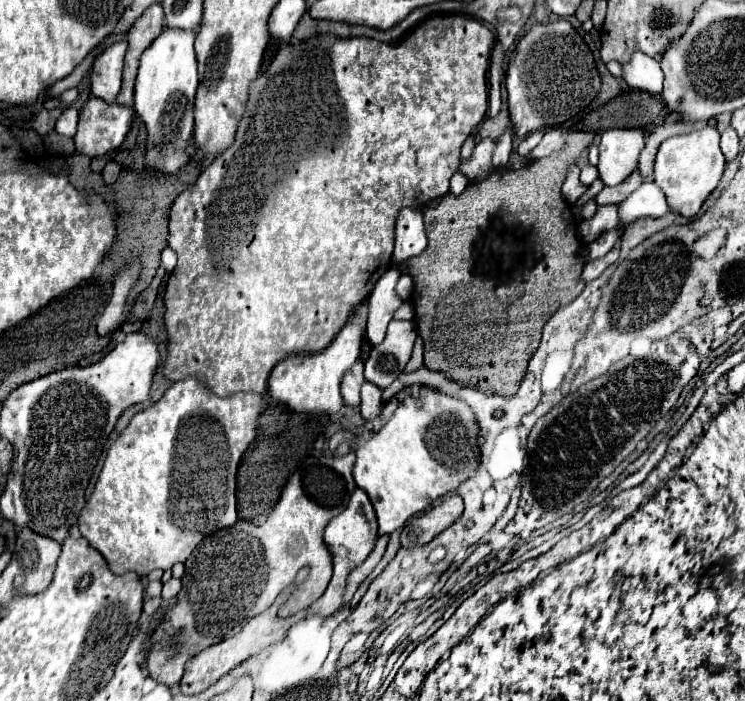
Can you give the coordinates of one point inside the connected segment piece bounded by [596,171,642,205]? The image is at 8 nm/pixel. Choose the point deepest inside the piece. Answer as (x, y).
(618, 193)

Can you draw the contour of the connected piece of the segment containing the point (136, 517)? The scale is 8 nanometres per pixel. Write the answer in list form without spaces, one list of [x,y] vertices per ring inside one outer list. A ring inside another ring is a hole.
[[[190,375],[188,379],[176,381],[158,403],[132,417],[108,449],[94,493],[78,519],[80,533],[102,553],[110,571],[148,575],[152,569],[170,569],[174,563],[184,563],[206,535],[238,521],[236,471],[246,447],[256,439],[262,411],[262,395],[234,393],[218,397],[200,379]]]

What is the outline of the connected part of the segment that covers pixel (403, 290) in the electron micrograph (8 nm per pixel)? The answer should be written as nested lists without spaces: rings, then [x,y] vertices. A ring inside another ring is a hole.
[[[402,275],[402,277],[398,279],[398,285],[396,285],[396,295],[398,295],[400,299],[408,299],[410,293],[412,293],[412,279],[410,279],[408,275]]]

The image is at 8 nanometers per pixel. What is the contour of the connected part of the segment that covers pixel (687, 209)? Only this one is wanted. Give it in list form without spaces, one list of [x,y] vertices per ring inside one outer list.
[[[704,127],[686,135],[670,137],[660,145],[656,155],[654,181],[664,191],[668,199],[668,207],[674,213],[680,213],[684,217],[694,217],[700,211],[704,199],[718,185],[724,165],[726,159],[720,151],[720,133],[716,131],[716,127]]]

